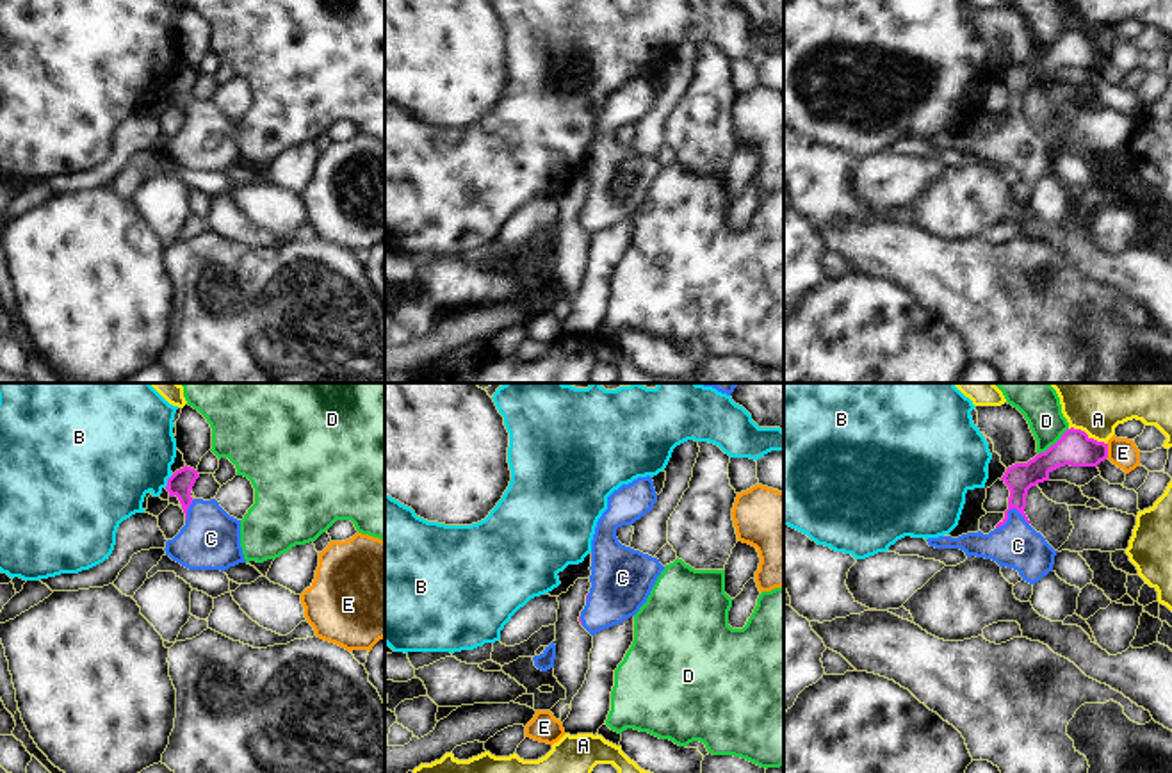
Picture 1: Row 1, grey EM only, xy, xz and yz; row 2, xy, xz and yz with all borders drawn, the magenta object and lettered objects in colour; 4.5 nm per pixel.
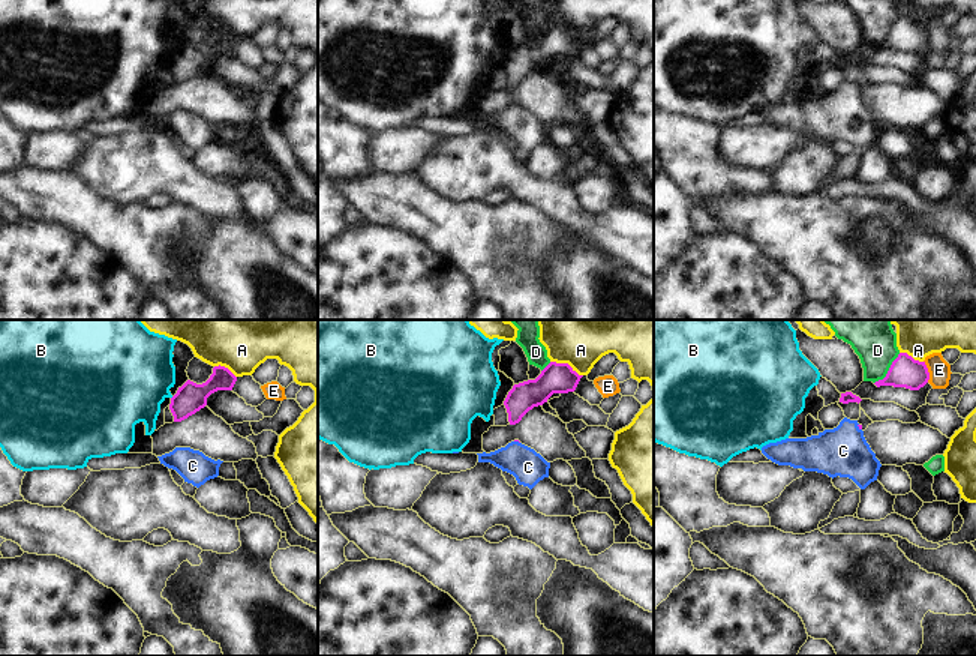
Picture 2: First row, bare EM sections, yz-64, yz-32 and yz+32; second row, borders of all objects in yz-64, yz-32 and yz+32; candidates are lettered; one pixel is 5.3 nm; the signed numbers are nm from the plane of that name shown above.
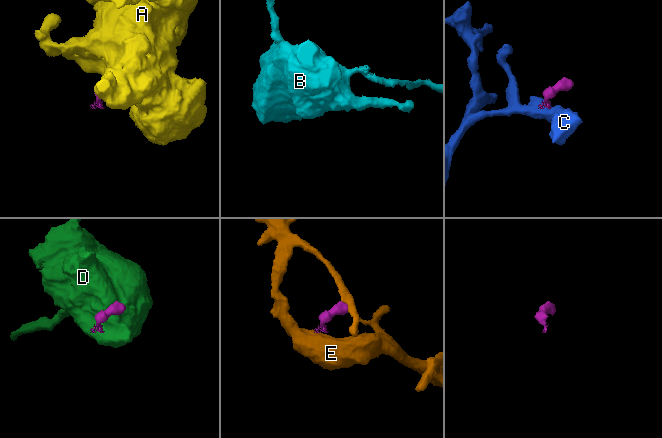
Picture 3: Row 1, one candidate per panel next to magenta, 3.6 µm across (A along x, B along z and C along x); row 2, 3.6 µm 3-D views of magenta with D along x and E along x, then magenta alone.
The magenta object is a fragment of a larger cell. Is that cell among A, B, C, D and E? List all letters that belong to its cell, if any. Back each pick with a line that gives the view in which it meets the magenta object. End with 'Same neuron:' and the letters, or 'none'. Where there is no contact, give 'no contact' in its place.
C: contact in yz
Same neuron: C

